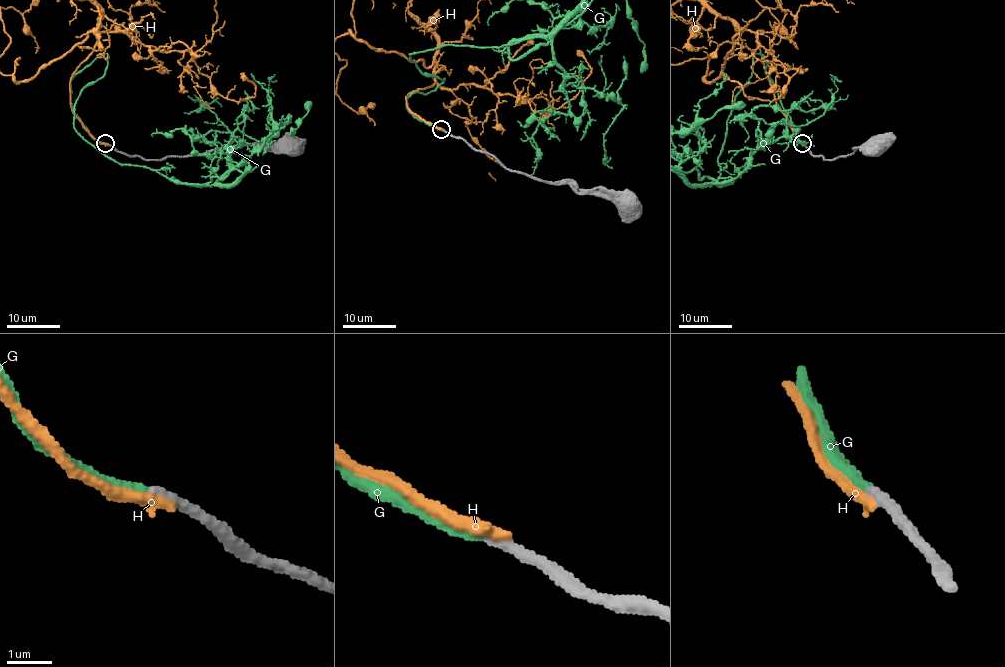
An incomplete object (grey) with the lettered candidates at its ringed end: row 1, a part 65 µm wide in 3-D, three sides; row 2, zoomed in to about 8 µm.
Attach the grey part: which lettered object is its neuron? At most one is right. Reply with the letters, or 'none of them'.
G

